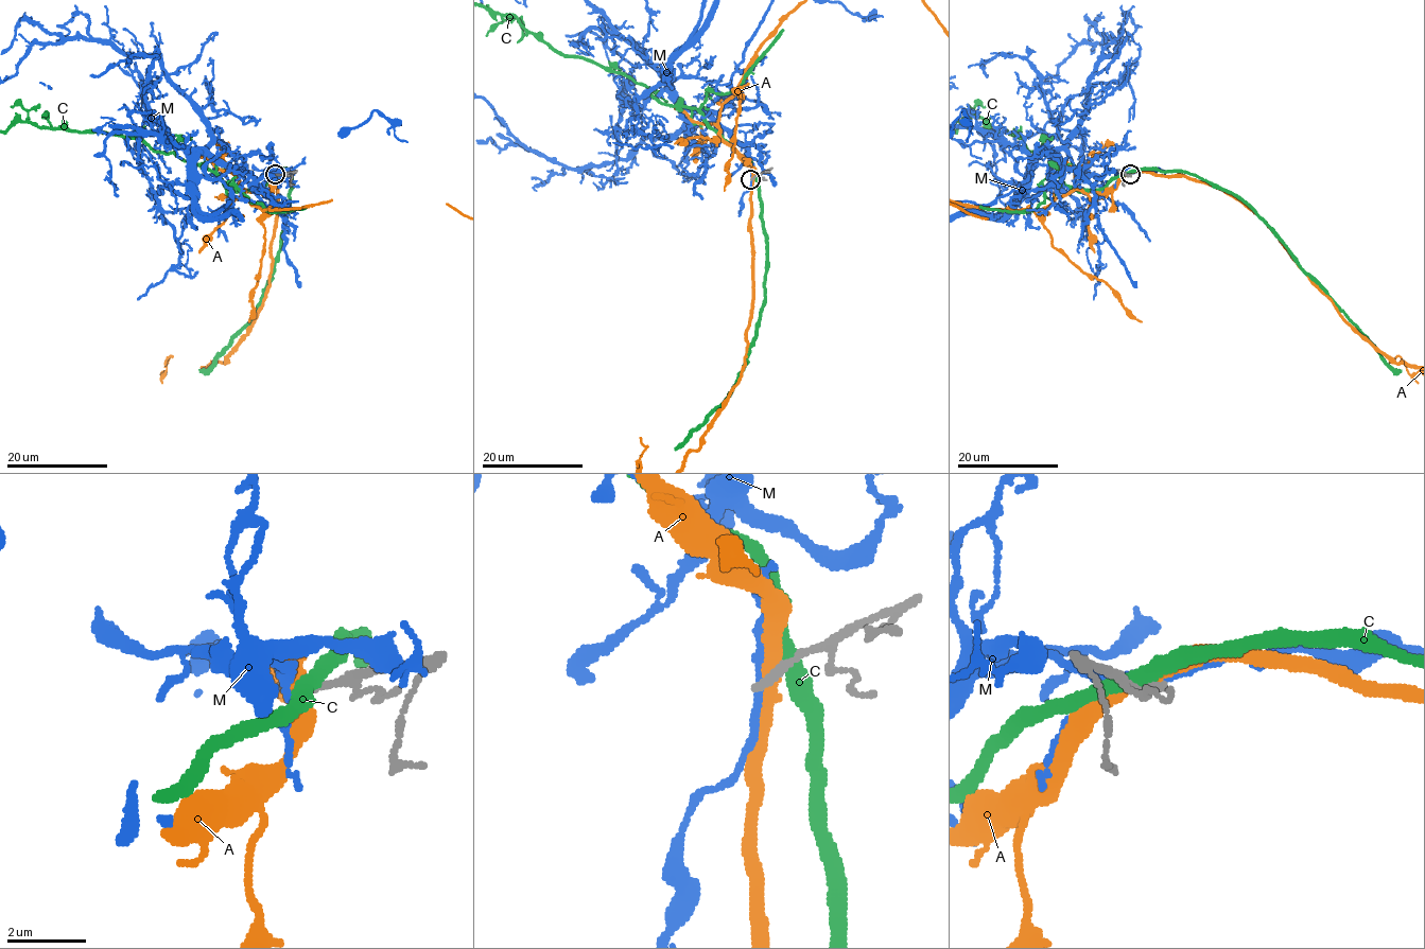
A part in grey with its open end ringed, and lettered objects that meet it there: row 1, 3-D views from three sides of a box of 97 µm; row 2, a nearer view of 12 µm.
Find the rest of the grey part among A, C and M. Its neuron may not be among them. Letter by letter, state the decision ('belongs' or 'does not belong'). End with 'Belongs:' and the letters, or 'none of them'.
A: does not belong
C: does not belong
M: does not belong
Belongs: none of them

